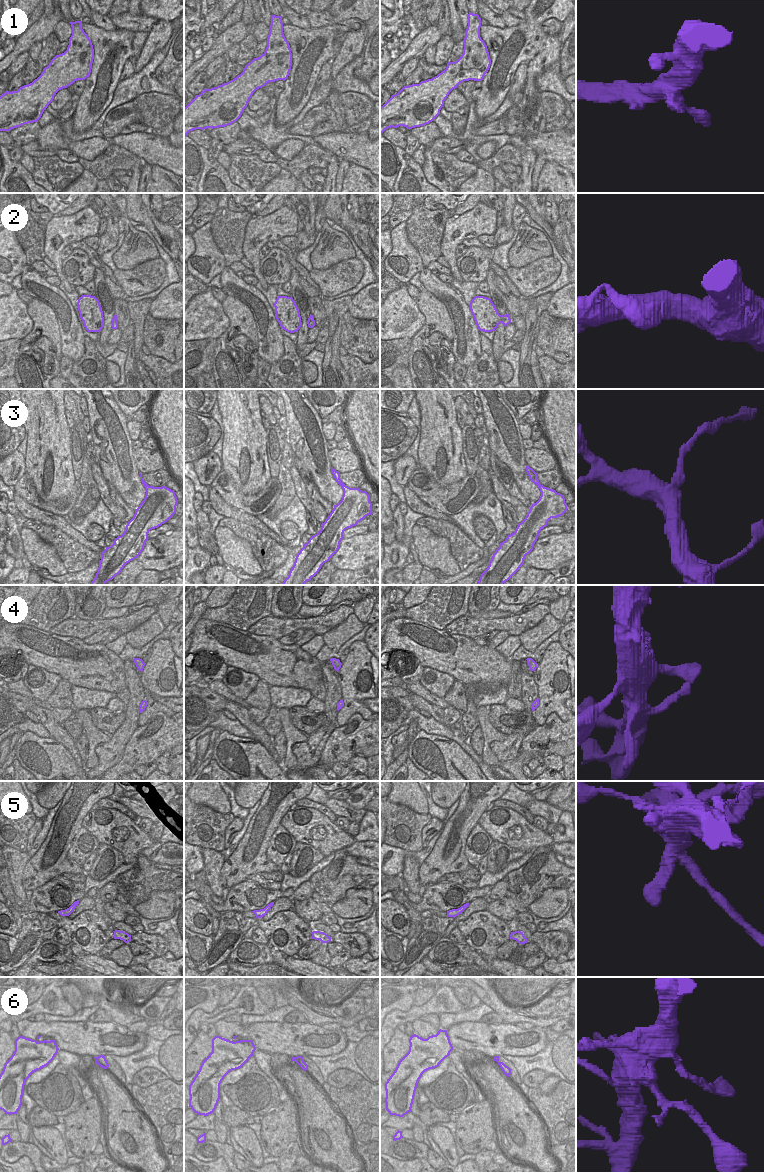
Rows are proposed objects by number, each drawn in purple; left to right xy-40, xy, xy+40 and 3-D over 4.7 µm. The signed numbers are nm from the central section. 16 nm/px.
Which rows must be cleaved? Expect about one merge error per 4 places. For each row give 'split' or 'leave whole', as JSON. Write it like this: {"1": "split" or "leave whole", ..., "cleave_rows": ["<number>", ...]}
{"1": "leave whole", "2": "split", "3": "split", "4": "leave whole", "5": "leave whole", "6": "leave whole", "cleave_rows": ["2", "3"]}

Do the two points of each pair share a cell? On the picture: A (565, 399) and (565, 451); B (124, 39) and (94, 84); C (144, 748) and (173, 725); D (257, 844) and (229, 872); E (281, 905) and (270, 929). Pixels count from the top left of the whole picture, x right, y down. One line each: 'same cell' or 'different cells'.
A: same cell
B: same cell
C: same cell
D: same cell
E: different cells

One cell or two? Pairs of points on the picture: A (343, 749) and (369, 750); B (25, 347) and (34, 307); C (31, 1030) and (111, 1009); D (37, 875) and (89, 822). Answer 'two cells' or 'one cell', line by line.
A: two cells
B: one cell
C: two cells
D: two cells

